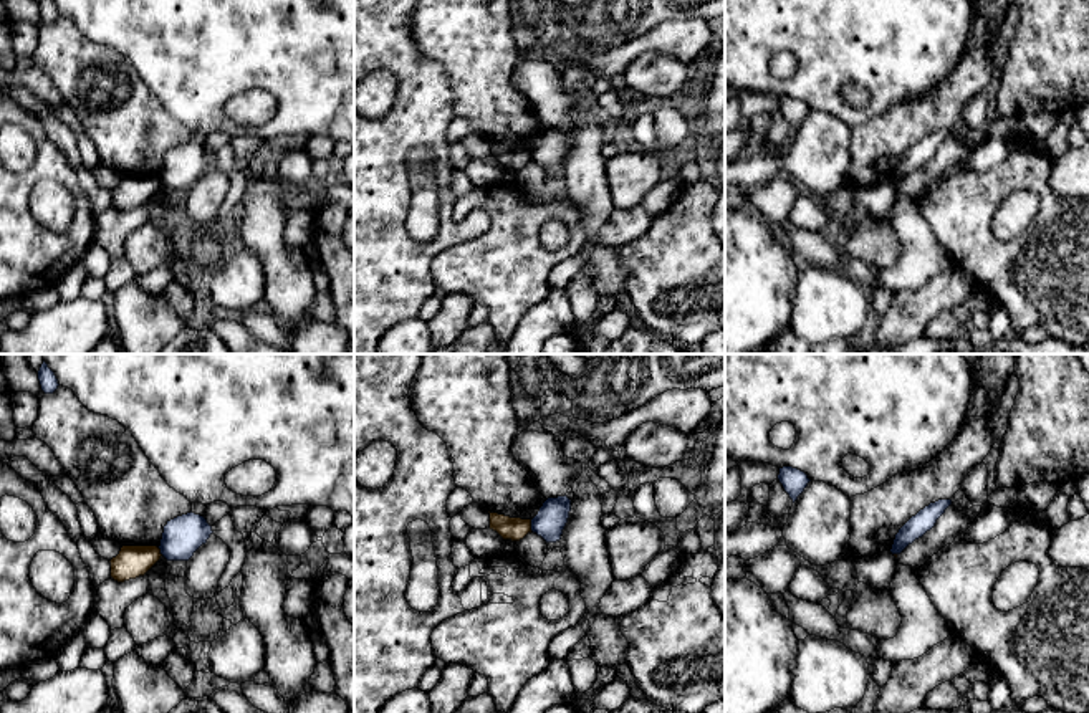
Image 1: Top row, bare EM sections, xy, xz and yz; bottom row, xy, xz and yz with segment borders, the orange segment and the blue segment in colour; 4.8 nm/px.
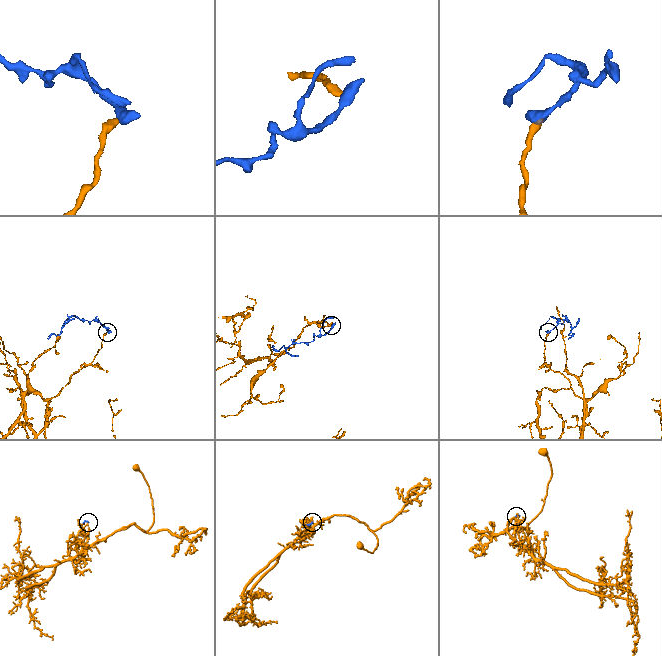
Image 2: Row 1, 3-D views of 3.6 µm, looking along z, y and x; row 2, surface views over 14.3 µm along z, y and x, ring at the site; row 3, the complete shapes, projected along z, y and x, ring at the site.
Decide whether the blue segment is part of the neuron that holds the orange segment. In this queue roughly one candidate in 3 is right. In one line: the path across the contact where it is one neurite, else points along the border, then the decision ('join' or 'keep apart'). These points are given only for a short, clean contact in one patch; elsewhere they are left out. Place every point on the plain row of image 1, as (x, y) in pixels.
border along xz (530, 149), (532, 159); keep apart

